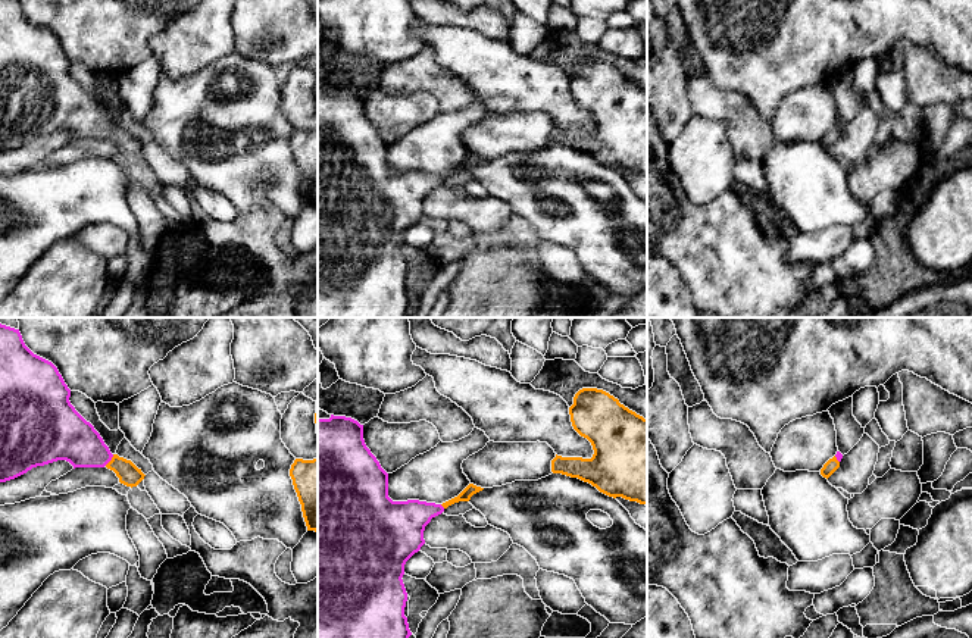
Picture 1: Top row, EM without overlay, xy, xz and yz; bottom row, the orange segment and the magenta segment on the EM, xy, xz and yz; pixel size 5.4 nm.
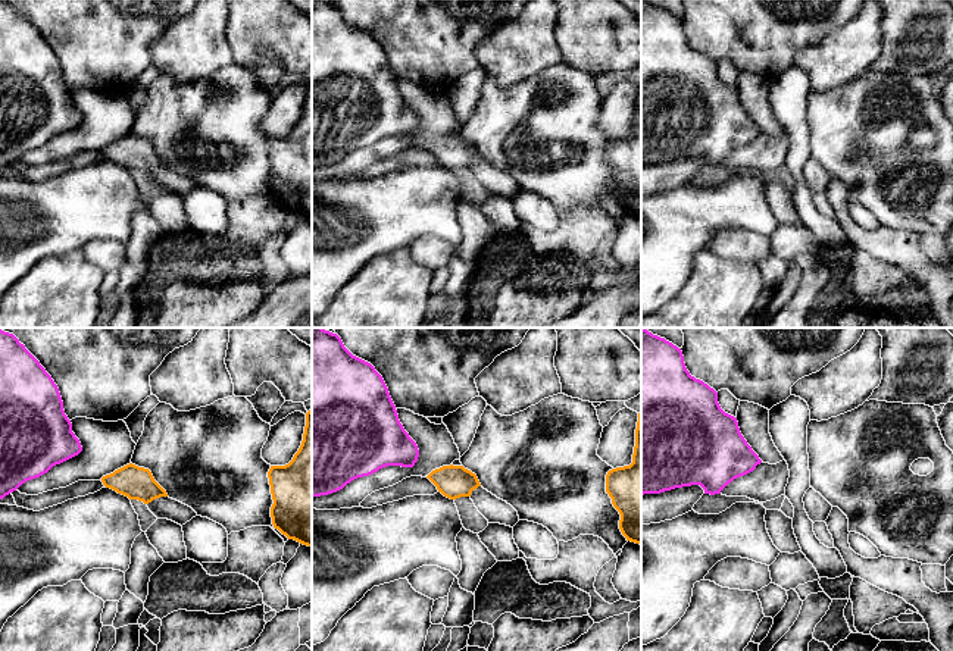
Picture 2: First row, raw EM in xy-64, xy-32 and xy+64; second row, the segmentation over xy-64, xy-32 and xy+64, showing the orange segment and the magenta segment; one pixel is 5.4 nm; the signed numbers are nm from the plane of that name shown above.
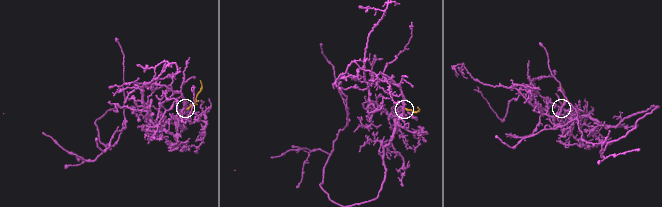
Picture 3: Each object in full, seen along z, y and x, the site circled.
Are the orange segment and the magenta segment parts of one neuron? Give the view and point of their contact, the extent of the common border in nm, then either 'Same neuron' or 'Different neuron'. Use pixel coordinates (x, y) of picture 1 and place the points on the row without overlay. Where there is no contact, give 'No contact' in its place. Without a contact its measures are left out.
Touches orange at xy (111, 131). Shared border 80 nm. Same neuron

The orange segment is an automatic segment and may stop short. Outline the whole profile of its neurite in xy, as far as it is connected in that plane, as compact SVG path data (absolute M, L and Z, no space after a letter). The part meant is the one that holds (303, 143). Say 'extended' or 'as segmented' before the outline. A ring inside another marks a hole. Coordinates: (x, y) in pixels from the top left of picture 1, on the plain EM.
as segmented | M296 129L290 140L307 201L318 203L318 129Z

